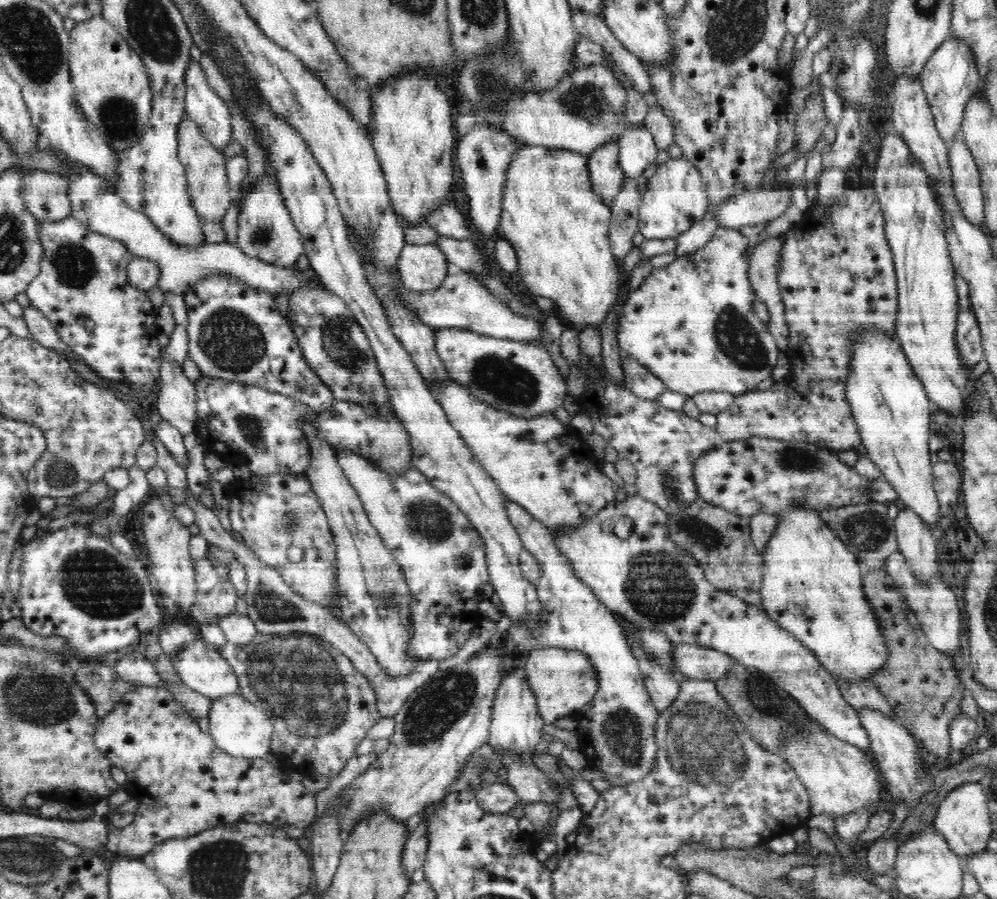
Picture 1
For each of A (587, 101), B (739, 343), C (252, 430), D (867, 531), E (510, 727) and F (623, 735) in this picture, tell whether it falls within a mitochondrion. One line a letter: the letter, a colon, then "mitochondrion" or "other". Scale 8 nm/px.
A: mitochondrion
B: mitochondrion
C: mitochondrion
D: mitochondrion
E: other
F: mitochondrion

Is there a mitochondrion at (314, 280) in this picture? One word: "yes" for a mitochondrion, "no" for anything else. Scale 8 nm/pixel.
no

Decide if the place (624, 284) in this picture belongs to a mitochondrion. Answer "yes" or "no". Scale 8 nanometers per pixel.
no

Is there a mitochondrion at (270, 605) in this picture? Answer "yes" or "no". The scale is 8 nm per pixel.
yes

